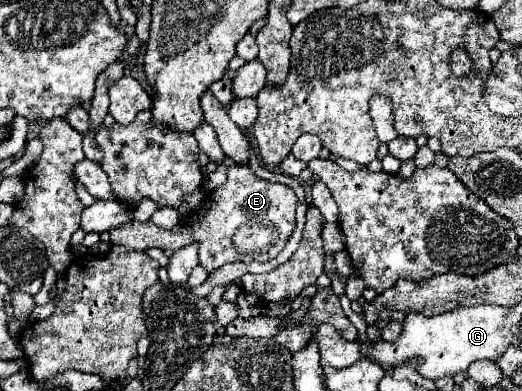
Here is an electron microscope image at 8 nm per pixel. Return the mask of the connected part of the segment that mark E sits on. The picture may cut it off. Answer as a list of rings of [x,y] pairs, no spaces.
[[[236,164],[228,170],[228,180],[206,196],[200,210],[196,210],[192,216],[178,222],[172,230],[164,230],[164,228],[156,226],[152,220],[148,220],[148,222],[130,220],[130,224],[124,224],[122,228],[110,230],[110,242],[120,244],[120,246],[128,246],[134,250],[148,250],[148,248],[178,250],[178,248],[184,248],[192,242],[198,242],[200,244],[200,266],[204,266],[206,272],[212,274],[228,262],[250,264],[250,262],[268,262],[268,260],[276,258],[296,228],[294,214],[296,214],[296,194],[290,186],[272,184],[268,180],[262,180],[252,172],[252,168],[248,164]]]

